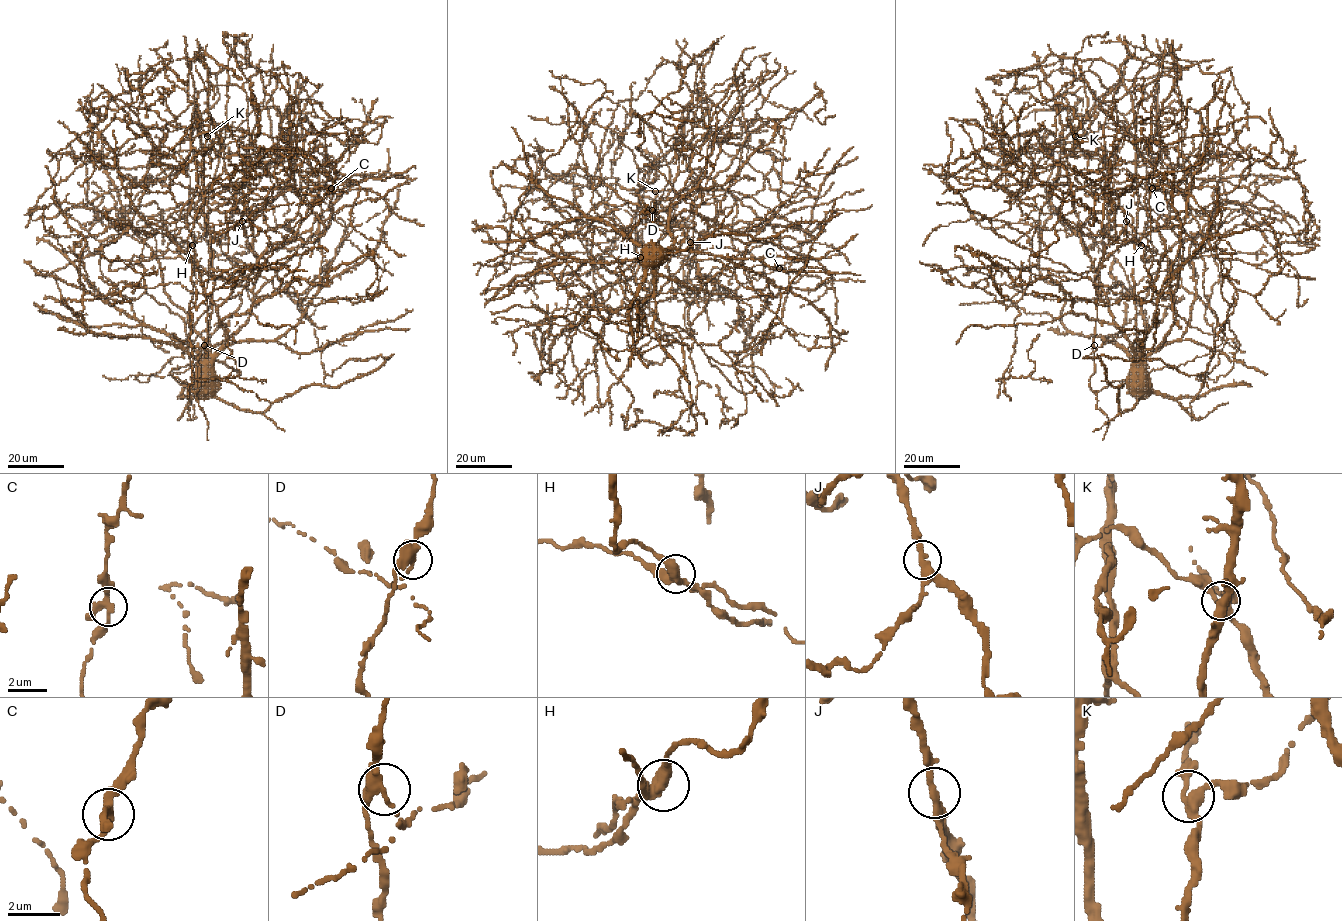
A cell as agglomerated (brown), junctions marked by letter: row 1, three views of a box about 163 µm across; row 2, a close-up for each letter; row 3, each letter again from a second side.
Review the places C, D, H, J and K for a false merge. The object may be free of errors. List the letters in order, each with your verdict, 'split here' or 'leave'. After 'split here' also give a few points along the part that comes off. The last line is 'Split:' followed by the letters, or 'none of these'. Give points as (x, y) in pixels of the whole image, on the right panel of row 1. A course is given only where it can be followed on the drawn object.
C: leave
D: split here | (1094, 345), (1096, 349), (1110, 339), (1140, 334)
H: leave
J: leave
K: leave
Split: D

